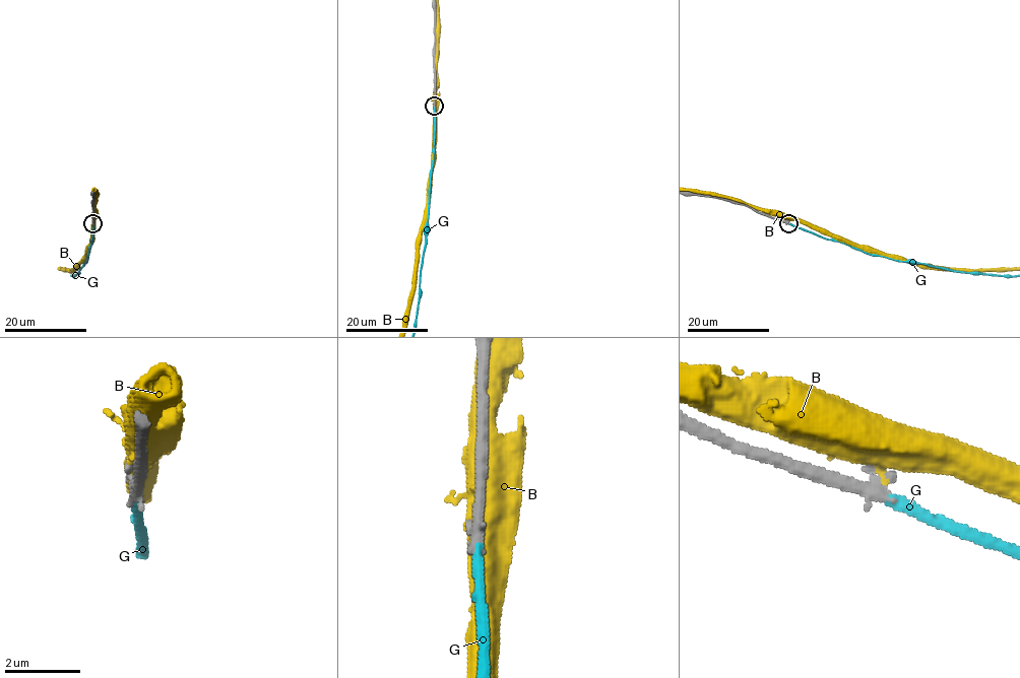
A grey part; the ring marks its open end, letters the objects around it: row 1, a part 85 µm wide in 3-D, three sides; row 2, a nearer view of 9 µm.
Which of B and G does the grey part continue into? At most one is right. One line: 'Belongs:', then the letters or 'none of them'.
Belongs: G

